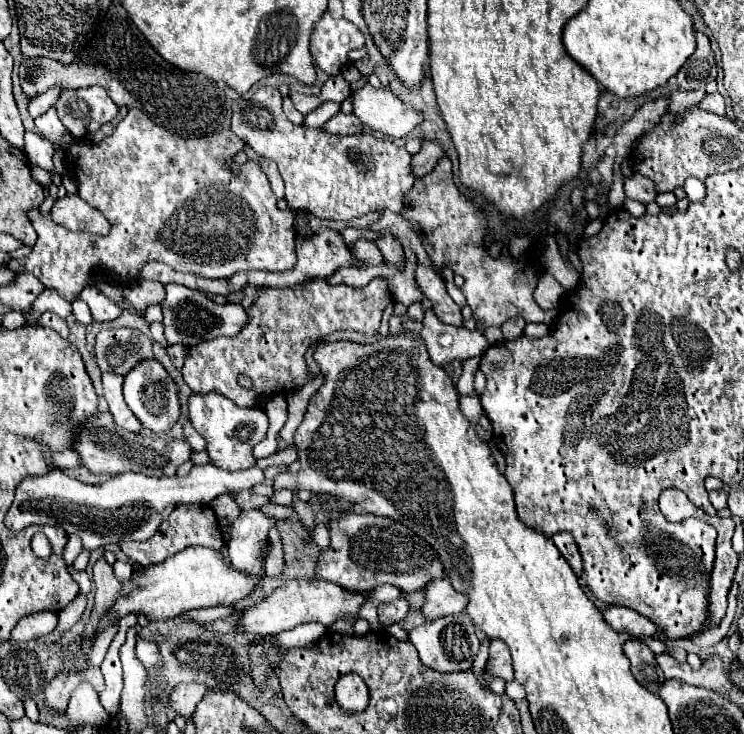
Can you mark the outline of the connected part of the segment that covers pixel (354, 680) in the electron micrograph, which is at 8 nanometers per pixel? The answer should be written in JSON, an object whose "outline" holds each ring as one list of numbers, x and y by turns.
{"outline":[[356,673,343,675,336,682,335,700,346,713,362,713,369,702,368,687,363,679]]}

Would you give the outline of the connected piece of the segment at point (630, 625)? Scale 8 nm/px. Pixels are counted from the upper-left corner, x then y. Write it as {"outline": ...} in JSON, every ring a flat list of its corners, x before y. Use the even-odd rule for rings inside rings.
{"outline":[[612,605,604,611,604,619,618,633,632,633,636,637,652,637,658,631,658,627,650,619,634,613,628,607]]}

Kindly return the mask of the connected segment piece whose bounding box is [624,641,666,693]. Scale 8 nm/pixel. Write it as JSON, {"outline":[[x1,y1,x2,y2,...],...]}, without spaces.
{"outline":[[628,641,624,645,624,653,630,659,630,671,634,675,634,679,646,687,650,693,658,693,660,687,664,685,666,677,662,673,662,669,656,665,656,659,652,655,652,651,636,641]]}

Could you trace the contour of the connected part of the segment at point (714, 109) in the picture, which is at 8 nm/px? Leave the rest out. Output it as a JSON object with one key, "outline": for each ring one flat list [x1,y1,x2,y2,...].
{"outline":[[718,91,714,95,706,95,700,101,698,107,704,109,704,111,710,111,710,113,716,113,716,115,726,115,726,111,724,111,724,97]]}

